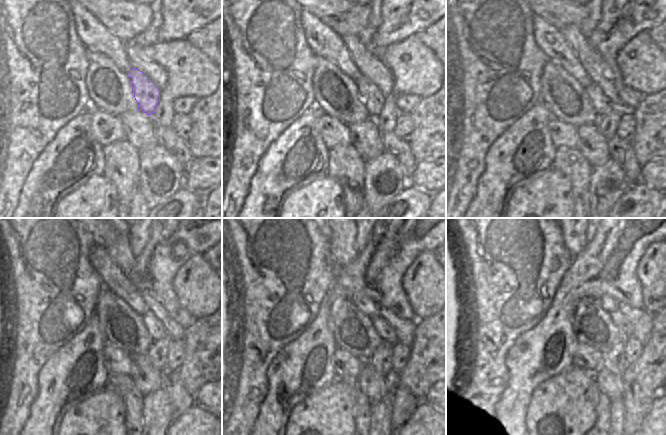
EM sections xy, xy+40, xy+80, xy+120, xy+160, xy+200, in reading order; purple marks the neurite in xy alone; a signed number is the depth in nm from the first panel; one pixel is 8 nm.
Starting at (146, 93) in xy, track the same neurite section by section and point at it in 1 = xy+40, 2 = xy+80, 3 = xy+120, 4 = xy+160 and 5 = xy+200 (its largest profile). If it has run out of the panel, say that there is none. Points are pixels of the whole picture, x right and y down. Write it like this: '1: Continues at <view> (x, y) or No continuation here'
1: Continues at xy+40 (372, 97)
2: Continues at xy+80 (603, 106)
3: Continues at xy+120 (156, 329)
4: Continues at xy+160 (381, 326)
5: Continues at xy+200 (615, 332).

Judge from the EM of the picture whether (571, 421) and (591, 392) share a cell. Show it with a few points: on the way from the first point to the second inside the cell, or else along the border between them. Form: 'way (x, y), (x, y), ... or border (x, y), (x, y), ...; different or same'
border (584, 392), (588, 399); different

